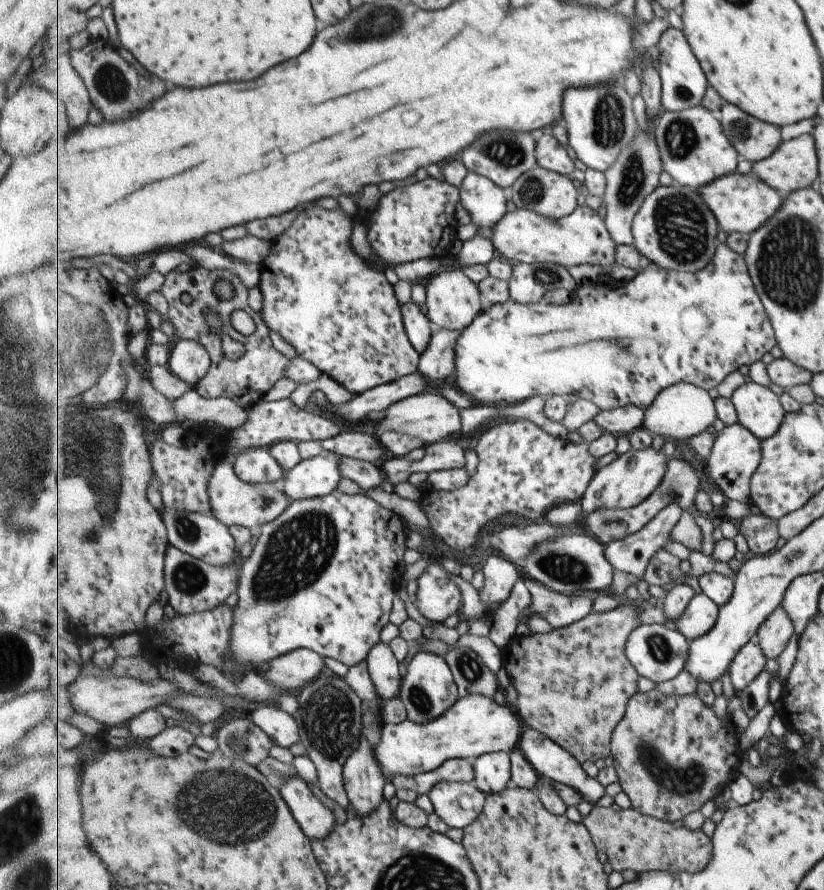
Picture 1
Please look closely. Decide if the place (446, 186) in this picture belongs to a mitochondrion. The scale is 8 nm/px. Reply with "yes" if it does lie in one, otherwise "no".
no

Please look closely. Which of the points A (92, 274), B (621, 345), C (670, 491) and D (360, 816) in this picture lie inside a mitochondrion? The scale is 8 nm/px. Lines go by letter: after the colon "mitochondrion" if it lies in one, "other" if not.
A: other
B: mitochondrion
C: mitochondrion
D: other

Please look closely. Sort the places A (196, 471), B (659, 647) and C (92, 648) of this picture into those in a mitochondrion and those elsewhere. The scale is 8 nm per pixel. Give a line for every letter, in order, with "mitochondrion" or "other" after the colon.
A: other
B: mitochondrion
C: other

